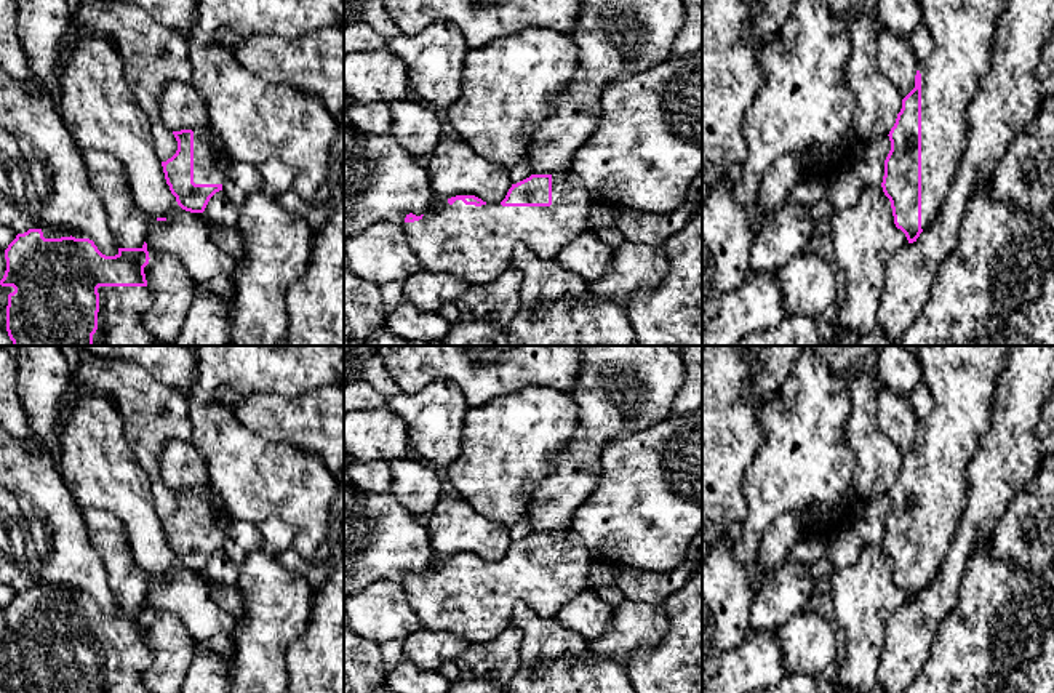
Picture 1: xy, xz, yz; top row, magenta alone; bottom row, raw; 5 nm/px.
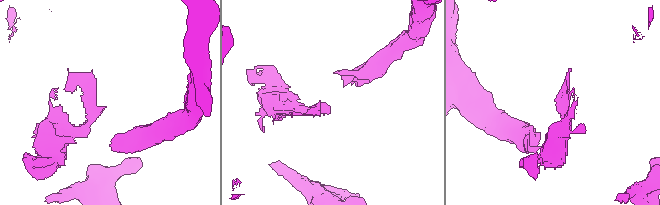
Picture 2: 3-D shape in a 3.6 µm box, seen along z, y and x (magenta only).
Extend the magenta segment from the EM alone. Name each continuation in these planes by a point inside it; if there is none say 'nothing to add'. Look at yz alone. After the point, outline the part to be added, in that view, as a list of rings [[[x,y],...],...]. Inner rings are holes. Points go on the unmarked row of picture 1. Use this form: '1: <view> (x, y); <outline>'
1: yz (962, 380); [[[918,346],[923,383],[932,397],[932,411],[918,421],[921,432],[921,587],[939,573],[947,557],[960,517],[968,501],[966,471],[977,451],[980,437],[990,429],[996,383],[1004,370],[1011,346]]]

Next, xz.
1: xz (475, 602); [[[569,528],[568,530],[558,530],[552,533],[552,563],[550,565],[502,565],[501,562],[486,562],[481,565],[475,563],[465,563],[462,559],[456,559],[453,563],[448,562],[448,559],[443,560],[432,560],[430,568],[414,581],[403,581],[403,589],[406,594],[406,600],[409,607],[414,610],[416,616],[422,623],[425,629],[430,629],[433,632],[448,632],[456,634],[472,642],[489,642],[496,639],[499,634],[502,634],[507,627],[512,626],[512,613],[518,602],[528,603],[539,616],[542,618],[555,618],[557,613],[561,610],[561,607],[573,597],[579,595],[581,592],[589,589],[589,573],[590,567],[593,565],[593,560],[589,557],[587,549],[581,538],[577,538]]]

